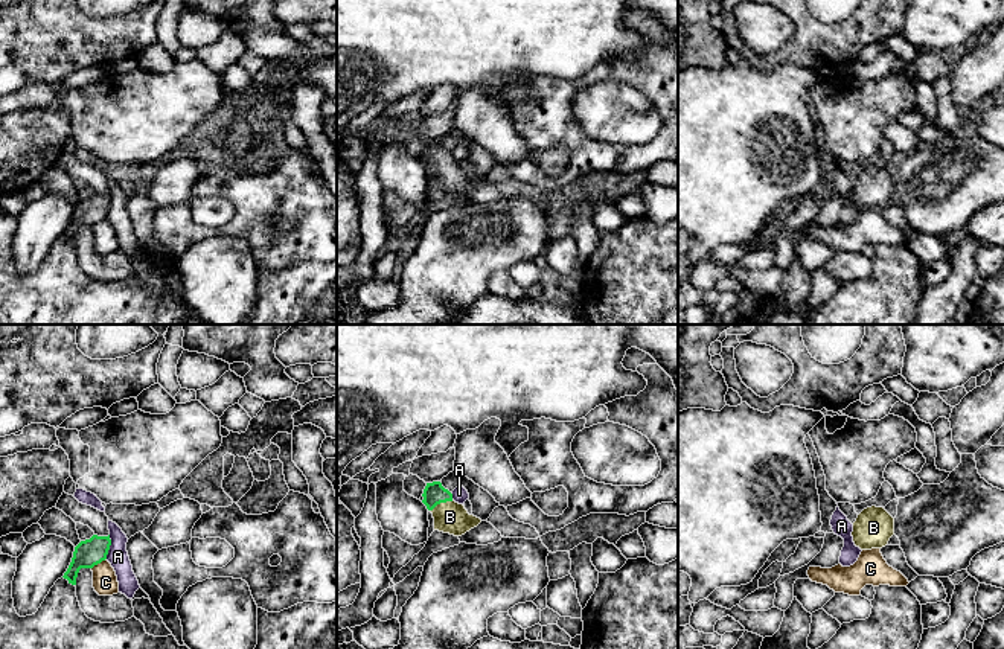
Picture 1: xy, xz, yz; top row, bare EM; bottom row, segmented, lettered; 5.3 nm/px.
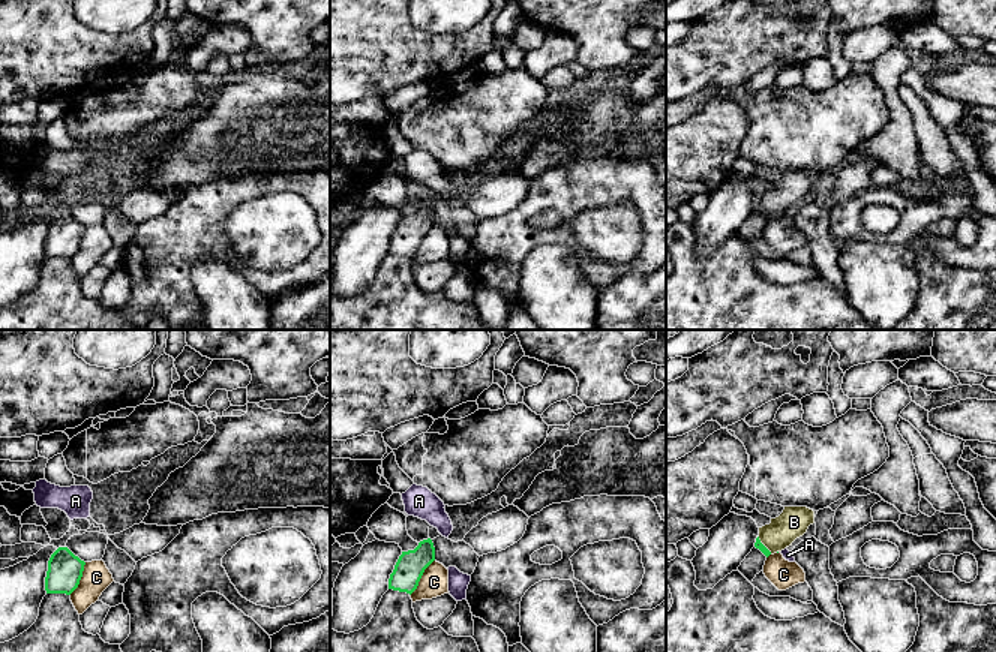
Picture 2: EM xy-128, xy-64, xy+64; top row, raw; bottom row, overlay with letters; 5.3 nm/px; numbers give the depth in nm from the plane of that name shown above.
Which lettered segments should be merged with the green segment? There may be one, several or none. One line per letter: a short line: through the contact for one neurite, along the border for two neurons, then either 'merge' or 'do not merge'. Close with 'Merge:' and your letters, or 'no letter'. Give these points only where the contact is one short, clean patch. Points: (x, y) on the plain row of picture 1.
A: line xy (110, 194), (110, 207), (105, 217); do not merge
B: line xz (434, 153), (441, 160), (450, 175); merge
C: do not merge
Merge: B

